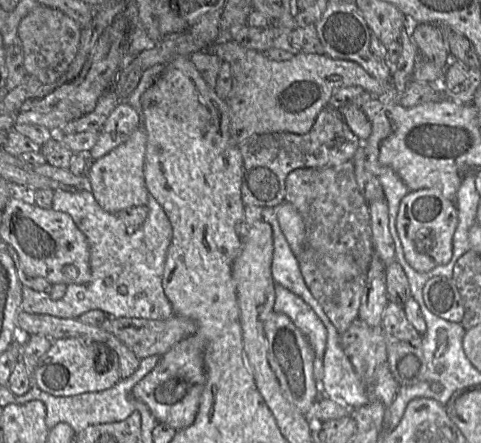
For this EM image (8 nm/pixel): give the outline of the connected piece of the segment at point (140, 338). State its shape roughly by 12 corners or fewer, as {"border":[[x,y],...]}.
{"border":[[78,317],[114,334],[141,360],[162,356],[193,336],[197,323],[109,317]]}

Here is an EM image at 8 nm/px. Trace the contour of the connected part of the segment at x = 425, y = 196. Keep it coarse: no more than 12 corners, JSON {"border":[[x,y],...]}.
{"border":[[440,190],[409,191],[396,230],[420,273],[453,255],[457,208]]}

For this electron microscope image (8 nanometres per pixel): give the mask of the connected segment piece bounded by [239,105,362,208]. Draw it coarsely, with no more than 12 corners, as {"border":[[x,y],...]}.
{"border":[[328,105],[307,134],[239,145],[243,204],[285,202],[301,168],[352,161],[362,140]]}

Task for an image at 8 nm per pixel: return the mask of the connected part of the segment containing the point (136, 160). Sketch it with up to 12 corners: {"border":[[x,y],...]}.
{"border":[[146,129],[91,163],[91,192],[117,214],[147,206]]}

